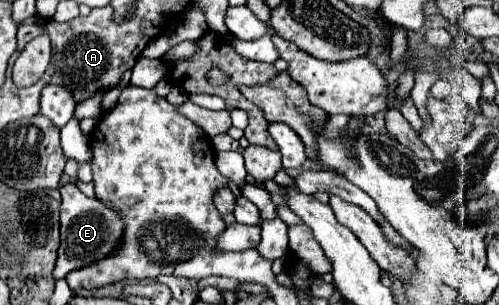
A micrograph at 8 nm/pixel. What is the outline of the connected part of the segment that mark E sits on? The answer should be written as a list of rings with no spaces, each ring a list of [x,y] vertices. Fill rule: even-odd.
[[[65,184],[61,188],[61,208],[59,208],[59,222],[61,222],[61,246],[57,250],[57,262],[53,268],[53,278],[61,280],[65,278],[71,270],[79,270],[85,268],[89,264],[95,264],[107,256],[111,256],[121,240],[123,240],[123,230],[125,224],[121,220],[121,216],[105,206],[101,200],[97,198],[87,198],[77,184]]]

